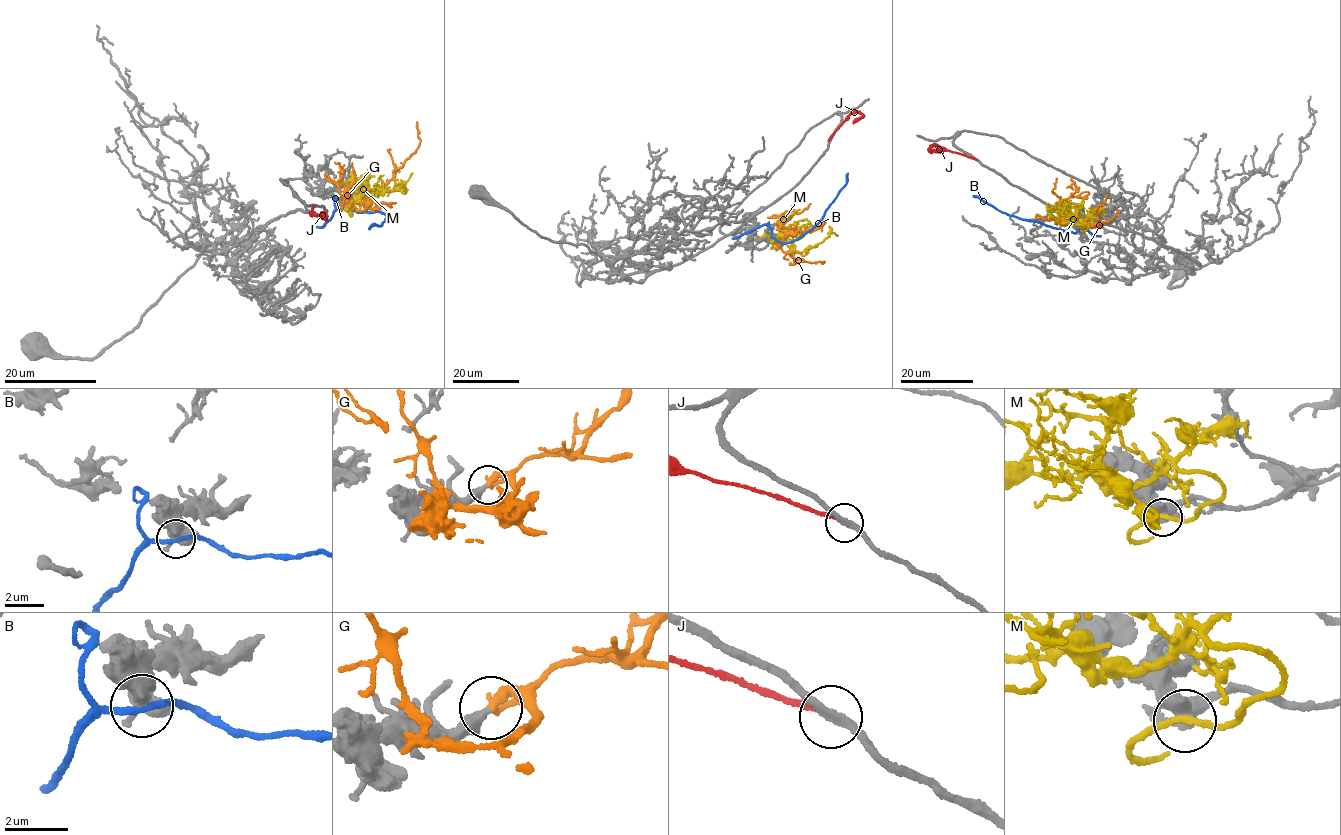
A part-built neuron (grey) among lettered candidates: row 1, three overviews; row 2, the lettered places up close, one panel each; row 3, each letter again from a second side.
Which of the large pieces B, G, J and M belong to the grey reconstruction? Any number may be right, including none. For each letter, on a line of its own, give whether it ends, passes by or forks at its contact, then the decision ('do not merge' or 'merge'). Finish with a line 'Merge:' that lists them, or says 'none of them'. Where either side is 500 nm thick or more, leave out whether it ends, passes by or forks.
B: do not merge
G: it passes by; merge
J: it ends; do not merge
M: do not merge
Merge: G

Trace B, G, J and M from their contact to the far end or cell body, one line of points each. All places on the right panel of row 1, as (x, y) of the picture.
B: (1076, 220), (1080, 227), (1077, 231), (1061, 231), (1010, 216), (973, 195)
G: (1088, 224), (1091, 227), (1098, 223), (1097, 206), (1104, 203), (1108, 195)
J: (976, 160), (937, 145), (929, 149), (942, 153)
M: (1088, 226), (1099, 220), (1071, 216), (1081, 219), (1084, 226), (1061, 223), (1050, 214), (1053, 207)

